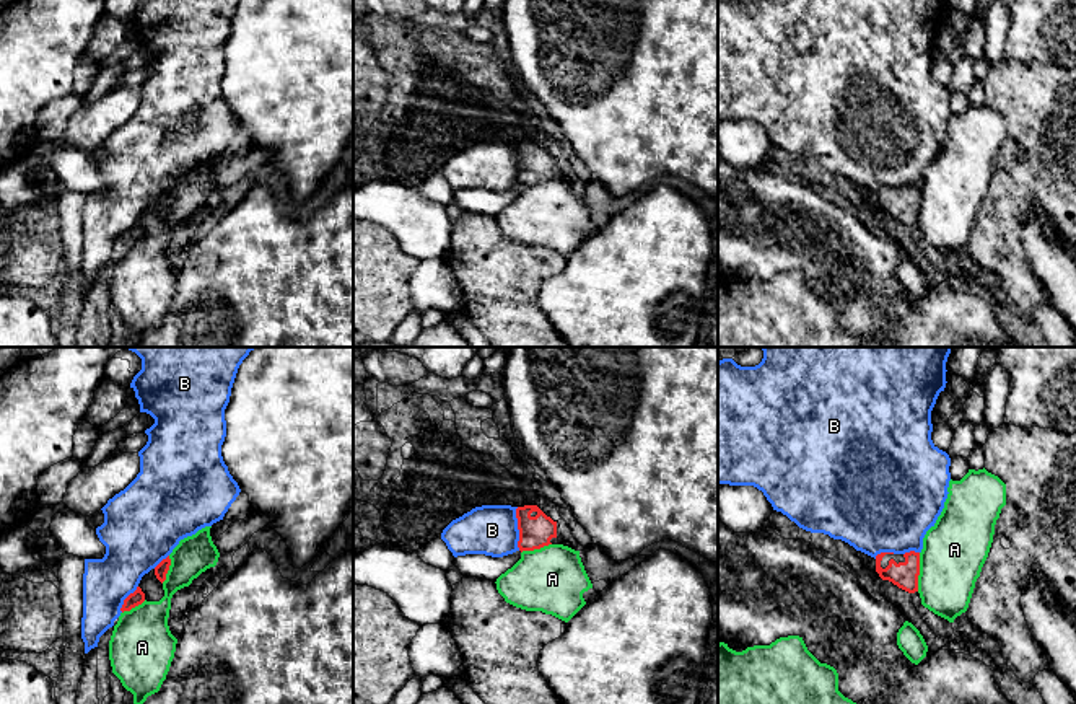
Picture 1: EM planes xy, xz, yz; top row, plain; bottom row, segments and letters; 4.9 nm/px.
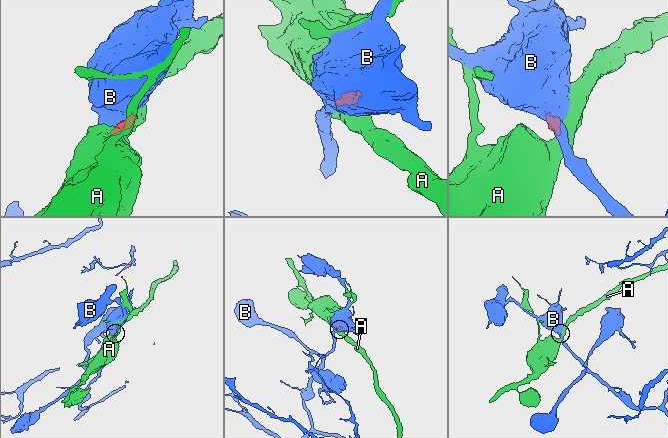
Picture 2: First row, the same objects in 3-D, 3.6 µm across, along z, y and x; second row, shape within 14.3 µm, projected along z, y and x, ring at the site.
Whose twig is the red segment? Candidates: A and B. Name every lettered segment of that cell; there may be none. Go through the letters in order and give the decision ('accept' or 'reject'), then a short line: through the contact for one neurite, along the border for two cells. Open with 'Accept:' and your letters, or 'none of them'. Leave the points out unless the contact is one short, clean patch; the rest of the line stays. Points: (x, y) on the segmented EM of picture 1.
Accept: none of them
A: reject
B: reject

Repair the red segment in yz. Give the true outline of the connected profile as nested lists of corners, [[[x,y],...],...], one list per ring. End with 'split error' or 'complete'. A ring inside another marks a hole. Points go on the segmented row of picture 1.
[[[881,552],[876,556],[876,572],[882,580],[889,580],[908,593],[915,593],[918,592],[920,552]]] | split error

